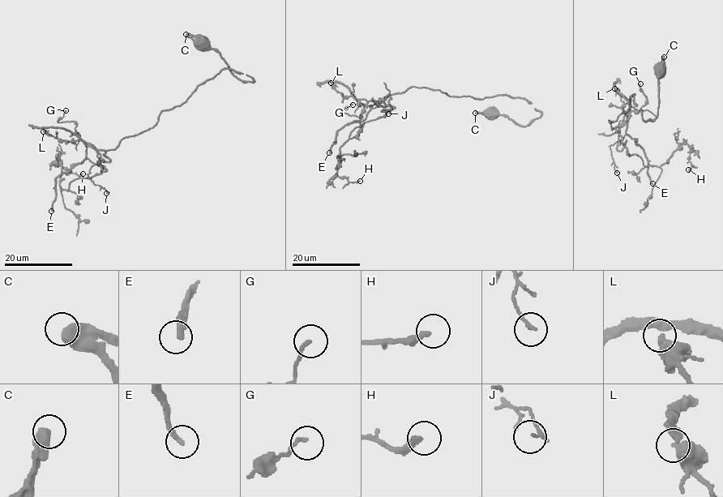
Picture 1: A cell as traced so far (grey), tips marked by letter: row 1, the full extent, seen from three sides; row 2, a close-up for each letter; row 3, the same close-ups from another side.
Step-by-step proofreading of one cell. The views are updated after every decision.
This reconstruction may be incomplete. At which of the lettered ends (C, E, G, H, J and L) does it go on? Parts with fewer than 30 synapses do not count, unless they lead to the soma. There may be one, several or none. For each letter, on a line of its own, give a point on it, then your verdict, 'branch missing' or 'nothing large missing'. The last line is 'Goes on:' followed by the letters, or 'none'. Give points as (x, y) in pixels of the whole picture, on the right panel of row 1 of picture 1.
C: (664, 57) | nothing large missing
E: (652, 183) | branch missing
G: (640, 83) | nothing large missing
H: (688, 169) | nothing large missing
J: (617, 173) | nothing large missing
L: (614, 88) | branch missing
Goes on: E, L

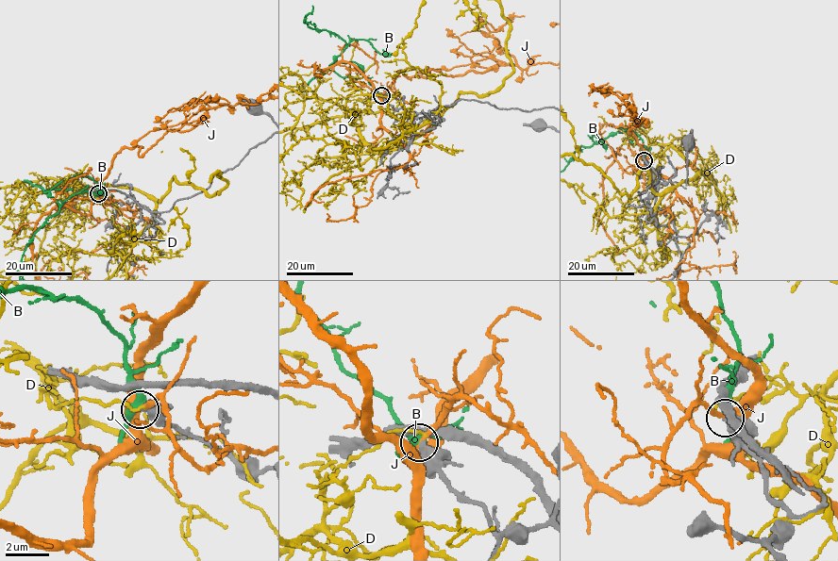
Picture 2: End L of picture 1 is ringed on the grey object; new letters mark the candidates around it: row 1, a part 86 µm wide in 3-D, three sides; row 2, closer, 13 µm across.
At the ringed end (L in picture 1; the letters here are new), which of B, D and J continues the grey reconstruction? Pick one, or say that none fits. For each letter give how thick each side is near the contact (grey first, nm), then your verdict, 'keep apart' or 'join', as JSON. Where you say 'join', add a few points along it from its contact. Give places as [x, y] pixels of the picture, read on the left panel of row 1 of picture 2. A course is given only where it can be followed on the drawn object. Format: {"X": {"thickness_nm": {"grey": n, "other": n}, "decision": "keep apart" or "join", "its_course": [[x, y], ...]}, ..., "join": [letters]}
{"B": {"thickness_nm": {"grey": 340, "other": 360}, "decision": "keep apart"}, "D": {"thickness_nm": {"grey": 440, "other": 90}, "decision": "keep apart"}, "J": {"thickness_nm": {"grey": 360, "other": 240}, "decision": "keep apart"}, "join": []}

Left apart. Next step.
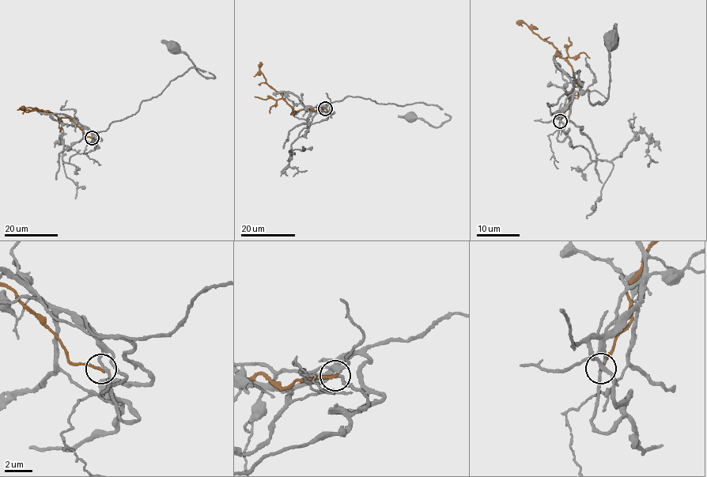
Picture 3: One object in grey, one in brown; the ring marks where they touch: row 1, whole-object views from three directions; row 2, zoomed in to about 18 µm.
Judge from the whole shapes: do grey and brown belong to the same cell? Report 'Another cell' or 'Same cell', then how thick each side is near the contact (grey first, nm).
Another cell. Thickness 190 nm (grey) against 200 nm

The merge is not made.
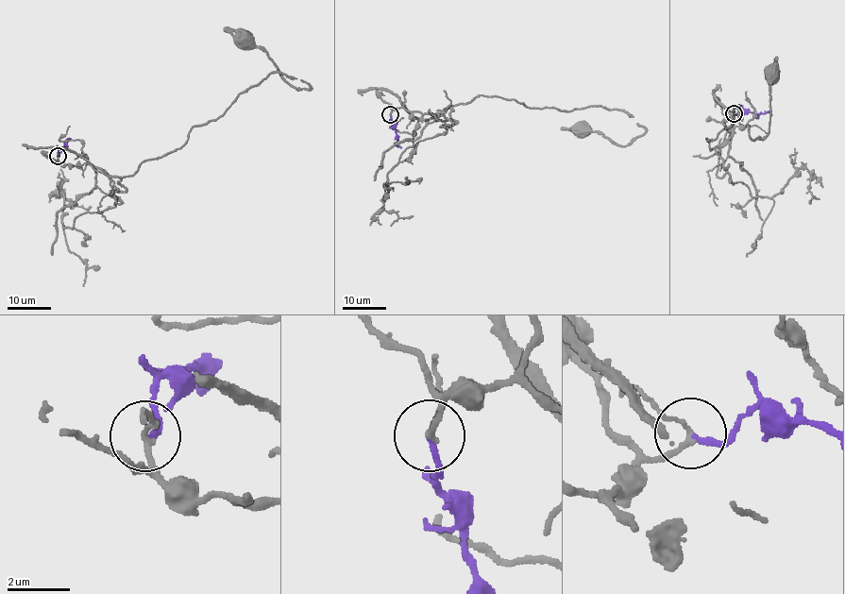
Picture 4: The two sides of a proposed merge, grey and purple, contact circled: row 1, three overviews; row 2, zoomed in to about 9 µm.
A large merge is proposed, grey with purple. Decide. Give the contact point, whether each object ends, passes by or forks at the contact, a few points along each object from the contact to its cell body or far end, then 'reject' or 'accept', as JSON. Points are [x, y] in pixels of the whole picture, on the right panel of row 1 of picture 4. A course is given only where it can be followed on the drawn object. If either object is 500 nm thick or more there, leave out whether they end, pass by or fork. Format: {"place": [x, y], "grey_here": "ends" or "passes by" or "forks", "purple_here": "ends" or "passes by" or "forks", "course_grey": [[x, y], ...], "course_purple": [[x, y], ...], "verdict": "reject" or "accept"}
{"place": [734, 113], "grey_here": "passes by", "purple_here": "ends", "course_grey": [[734, 113], [710, 150], [706, 139], [726, 130], [738, 106], [752, 139], [767, 135], [770, 77]], "course_purple": [[734, 113], [743, 110], [754, 113], [769, 113]], "verdict": "accept"}

